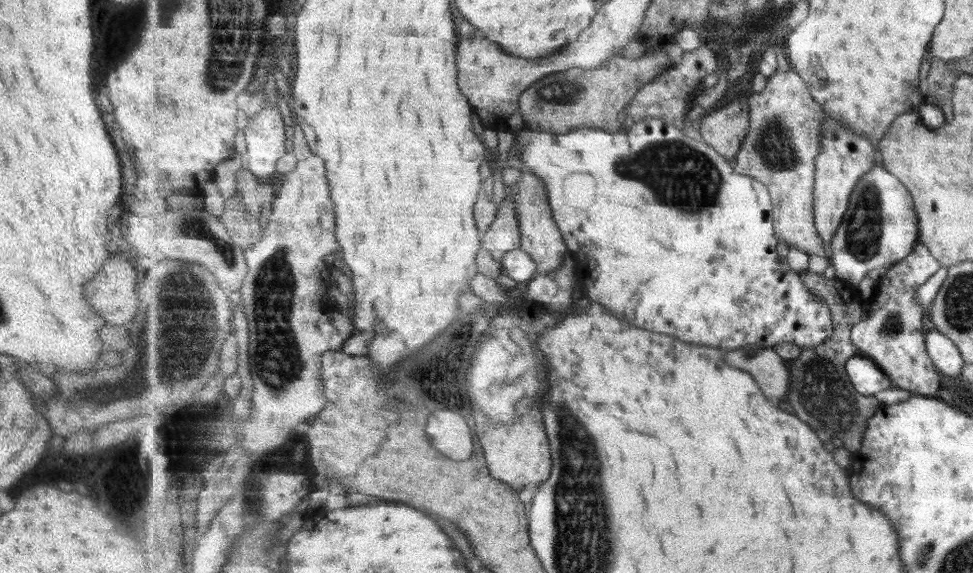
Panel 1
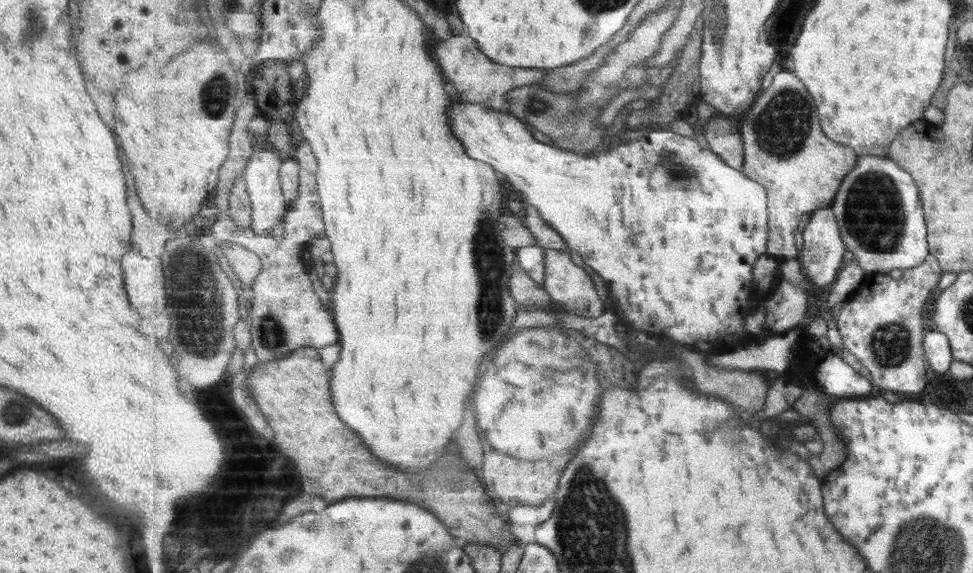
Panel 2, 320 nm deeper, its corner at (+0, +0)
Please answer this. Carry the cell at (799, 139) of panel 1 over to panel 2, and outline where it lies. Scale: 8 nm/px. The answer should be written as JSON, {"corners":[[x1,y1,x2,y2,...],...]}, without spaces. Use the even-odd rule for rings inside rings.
{"corners":[[780,70,772,85,761,92,754,106,740,119,745,154,743,172,751,180,759,181,768,192,770,207,770,239,767,252,786,260,799,258,800,252,795,244,795,232,799,228,801,216,821,208,832,208,835,197,843,181,858,164,858,155,854,148,831,140,823,132,818,105,814,96,794,72]]}

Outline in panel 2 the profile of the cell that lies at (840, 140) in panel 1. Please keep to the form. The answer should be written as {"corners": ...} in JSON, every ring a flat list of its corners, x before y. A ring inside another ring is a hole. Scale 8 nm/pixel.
{"corners":[[821,208,813,212,802,233,802,238,804,244,799,260,804,264,804,272,817,288,829,286,838,278,839,271,844,266,845,252,847,252,847,249,845,250,846,242,841,236,834,210,832,208]]}

